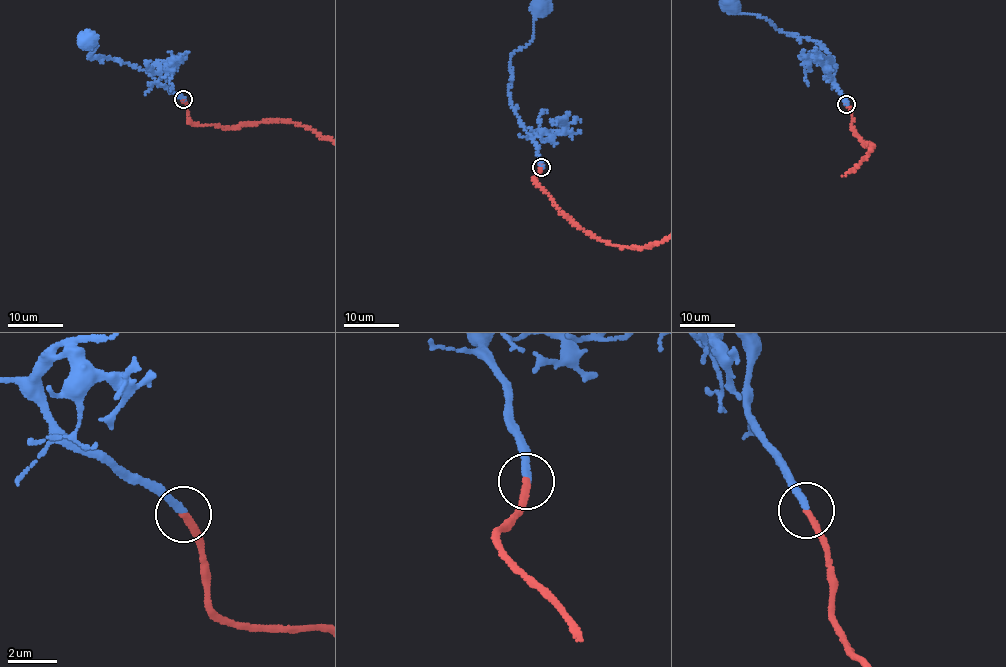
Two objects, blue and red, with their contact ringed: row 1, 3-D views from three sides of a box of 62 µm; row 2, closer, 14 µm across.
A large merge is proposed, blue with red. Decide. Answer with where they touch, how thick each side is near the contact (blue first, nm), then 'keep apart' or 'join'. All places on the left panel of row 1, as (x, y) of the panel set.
at (183, 99); 300 nm thick on the blue side, 280 nm on the other; join

